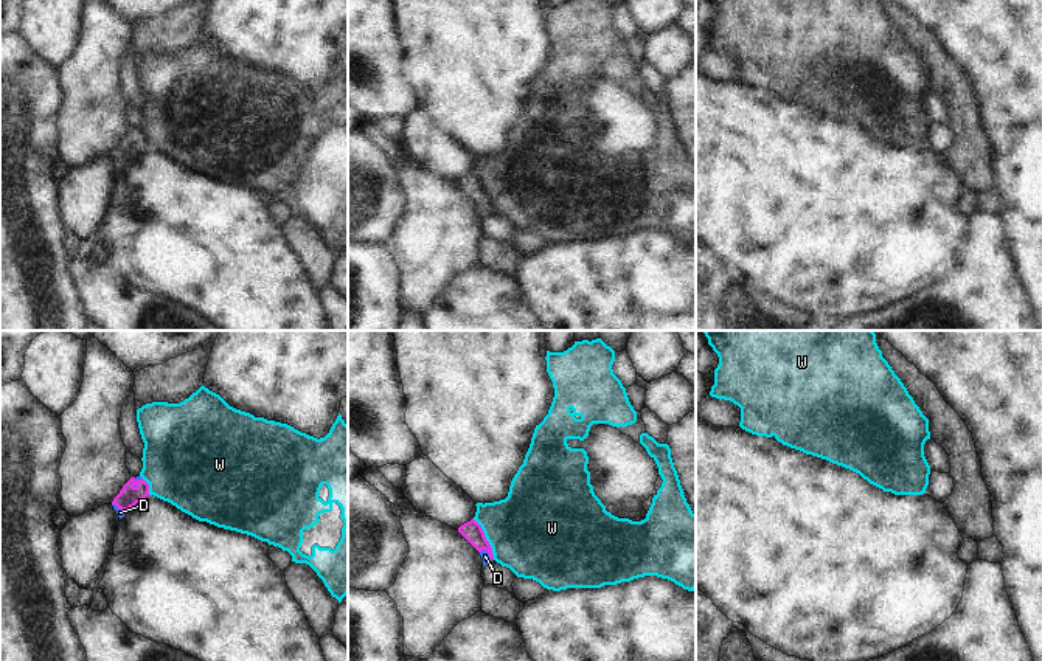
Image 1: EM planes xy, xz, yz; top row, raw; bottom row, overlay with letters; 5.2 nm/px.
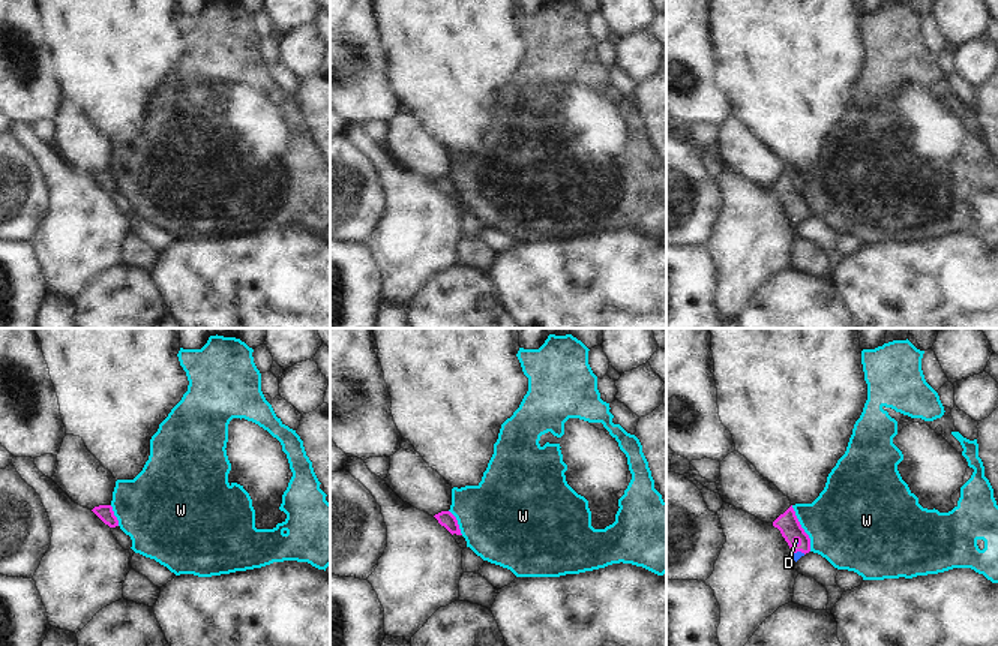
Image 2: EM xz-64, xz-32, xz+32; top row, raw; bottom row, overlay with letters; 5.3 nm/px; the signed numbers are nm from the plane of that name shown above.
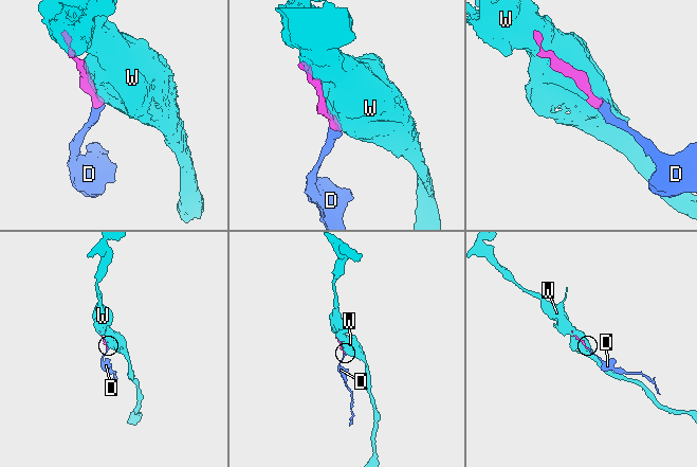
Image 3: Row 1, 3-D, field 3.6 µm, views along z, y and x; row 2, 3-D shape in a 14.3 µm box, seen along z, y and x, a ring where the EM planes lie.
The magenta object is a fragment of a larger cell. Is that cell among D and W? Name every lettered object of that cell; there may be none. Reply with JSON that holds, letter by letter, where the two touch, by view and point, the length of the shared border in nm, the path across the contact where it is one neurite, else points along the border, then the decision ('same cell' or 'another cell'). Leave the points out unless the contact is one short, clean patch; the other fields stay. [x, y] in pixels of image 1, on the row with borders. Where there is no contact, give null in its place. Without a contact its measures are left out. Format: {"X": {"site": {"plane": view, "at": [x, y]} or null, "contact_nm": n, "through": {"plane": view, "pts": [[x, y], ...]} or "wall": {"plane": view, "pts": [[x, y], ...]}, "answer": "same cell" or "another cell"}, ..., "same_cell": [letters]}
{"D": {"site": {"plane": "xz", "at": [488, 553]}, "contact_nm": 80, "through": {"plane": "xz", "pts": [[471, 531], [488, 553], [485, 556]]}, "answer": "same cell"}, "W": {"site": {"plane": "xz", "at": [485, 539]}, "contact_nm": 240, "answer": "another cell"}, "same_cell": ["D"]}

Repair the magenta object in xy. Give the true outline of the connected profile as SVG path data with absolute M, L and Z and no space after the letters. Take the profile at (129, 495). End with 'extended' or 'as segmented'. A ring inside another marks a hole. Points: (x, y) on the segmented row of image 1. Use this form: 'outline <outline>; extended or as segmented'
outline M130 478L120 493L113 498L112 506L118 517L123 518L124 512L134 507L137 503L149 495L149 484L141 478Z; extended

